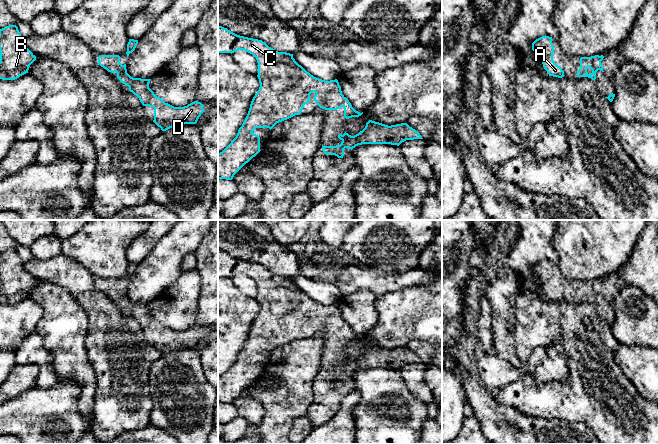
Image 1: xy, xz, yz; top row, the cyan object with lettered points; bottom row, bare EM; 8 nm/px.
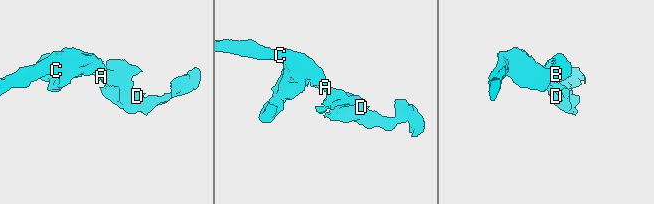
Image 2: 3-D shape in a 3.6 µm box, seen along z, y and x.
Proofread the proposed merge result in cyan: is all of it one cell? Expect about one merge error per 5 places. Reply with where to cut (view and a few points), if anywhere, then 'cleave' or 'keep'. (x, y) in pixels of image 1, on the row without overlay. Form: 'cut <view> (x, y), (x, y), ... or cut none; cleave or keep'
cut none; keep

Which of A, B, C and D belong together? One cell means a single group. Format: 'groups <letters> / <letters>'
groups A B C D

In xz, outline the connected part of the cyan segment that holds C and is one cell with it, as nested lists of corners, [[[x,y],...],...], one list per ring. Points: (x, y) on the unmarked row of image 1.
[[[218,249],[218,277],[232,278],[238,274],[244,274],[256,282],[260,311],[251,325],[248,338],[236,361],[218,377],[218,403],[232,404],[234,399],[261,375],[260,361],[253,357],[256,352],[266,351],[271,354],[277,347],[300,339],[304,329],[310,325],[312,316],[316,317],[314,325],[322,333],[337,334],[343,331],[346,343],[363,338],[356,335],[342,318],[337,303],[325,305],[316,302],[295,285],[293,278],[278,276],[262,264],[237,259]]]

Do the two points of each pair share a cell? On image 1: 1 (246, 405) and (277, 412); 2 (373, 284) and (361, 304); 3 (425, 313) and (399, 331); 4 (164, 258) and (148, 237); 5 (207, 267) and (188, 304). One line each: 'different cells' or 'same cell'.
1: different cells
2: different cells
3: same cell
4: different cells
5: different cells

